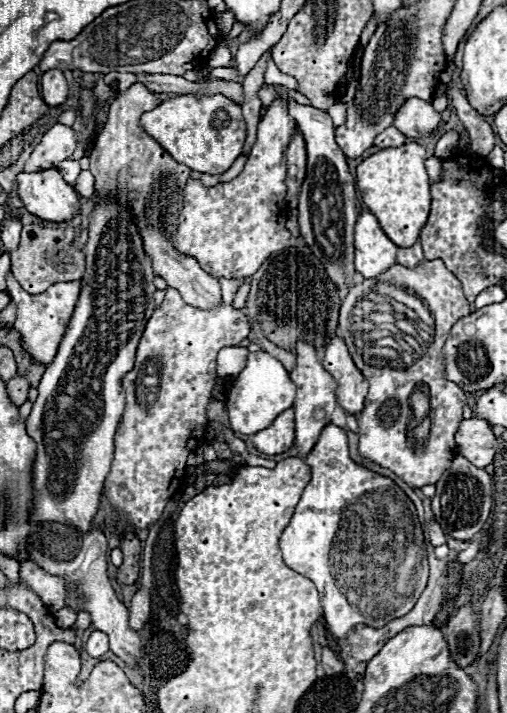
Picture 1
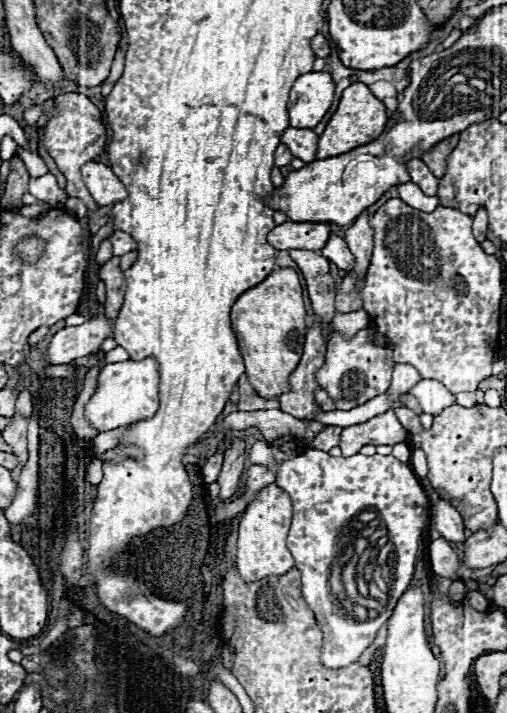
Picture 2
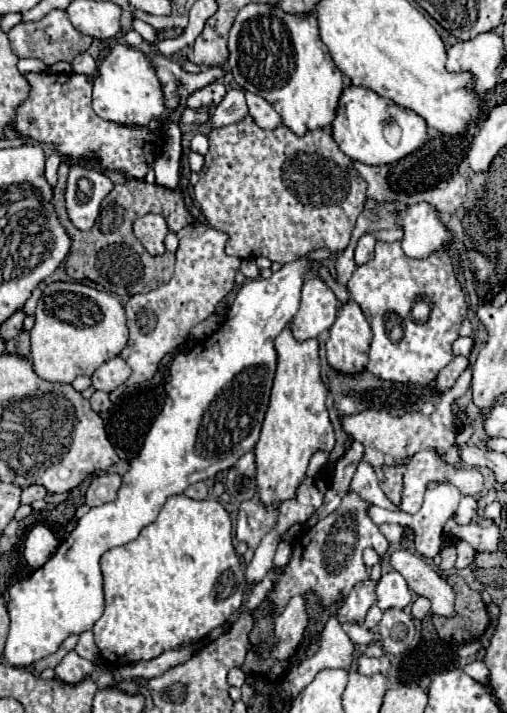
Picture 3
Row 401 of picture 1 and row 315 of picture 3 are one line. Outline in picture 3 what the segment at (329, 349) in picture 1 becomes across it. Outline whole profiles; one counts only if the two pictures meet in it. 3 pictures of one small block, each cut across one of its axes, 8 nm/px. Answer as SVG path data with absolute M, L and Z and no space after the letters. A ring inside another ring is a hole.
M354 300L342 304L326 340L328 364L344 374L356 374L358 370L364 370L368 362L370 334L372 330L362 314L362 308Z

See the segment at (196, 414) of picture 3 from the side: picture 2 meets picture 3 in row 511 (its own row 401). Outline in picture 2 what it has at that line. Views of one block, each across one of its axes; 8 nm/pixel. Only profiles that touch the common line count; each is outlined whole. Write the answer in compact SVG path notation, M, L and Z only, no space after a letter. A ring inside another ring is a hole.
M144 358L140 362L126 360L126 362L106 364L102 368L98 376L98 388L86 406L86 416L98 428L98 432L108 432L120 426L128 426L128 424L152 418L158 412L158 406L160 406L160 396L158 396L160 372L158 370L160 366L154 358Z

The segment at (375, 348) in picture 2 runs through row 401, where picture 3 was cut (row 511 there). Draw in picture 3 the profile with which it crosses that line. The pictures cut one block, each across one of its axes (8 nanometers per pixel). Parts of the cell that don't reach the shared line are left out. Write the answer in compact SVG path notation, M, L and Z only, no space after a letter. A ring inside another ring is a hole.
M350 490L332 514L322 518L314 528L304 532L294 542L294 554L286 570L278 574L274 590L270 590L268 594L268 598L274 602L274 616L282 610L282 606L288 604L292 596L314 592L316 596L320 596L324 606L330 606L338 598L346 596L354 588L354 584L368 578L366 566L362 562L364 548L374 548L380 556L388 550L388 540L368 516L370 506L372 502L360 498L358 492Z

